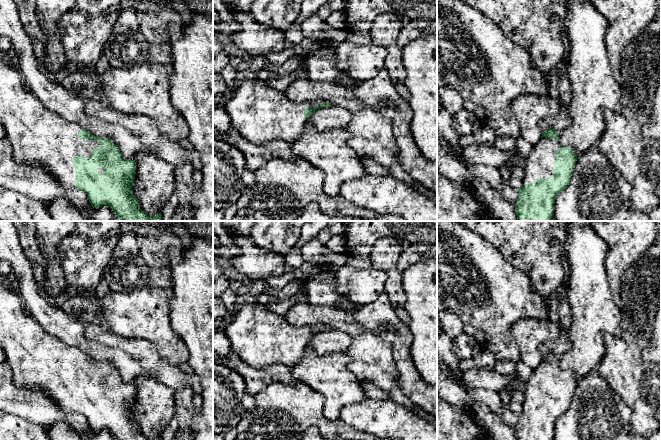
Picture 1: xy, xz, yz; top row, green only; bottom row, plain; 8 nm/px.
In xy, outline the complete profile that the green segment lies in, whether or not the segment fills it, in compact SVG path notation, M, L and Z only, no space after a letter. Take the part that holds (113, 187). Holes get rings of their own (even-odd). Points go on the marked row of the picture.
M0 50L0 123L12 146L15 161L43 166L64 188L84 191L93 208L108 205L121 221L162 221L161 212L148 216L132 194L135 160L123 157L110 139L95 136L46 108L33 92L24 89L25 83L11 53Z

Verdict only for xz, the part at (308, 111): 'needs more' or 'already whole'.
needs more

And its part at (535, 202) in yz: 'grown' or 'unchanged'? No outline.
grown

